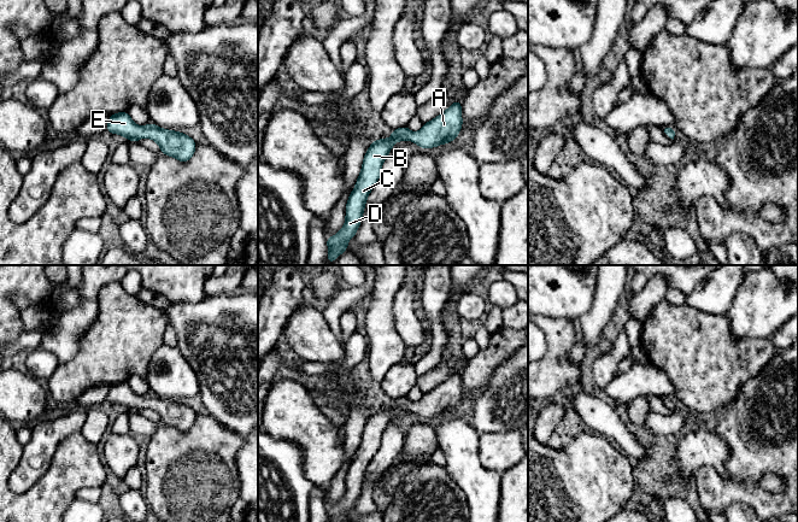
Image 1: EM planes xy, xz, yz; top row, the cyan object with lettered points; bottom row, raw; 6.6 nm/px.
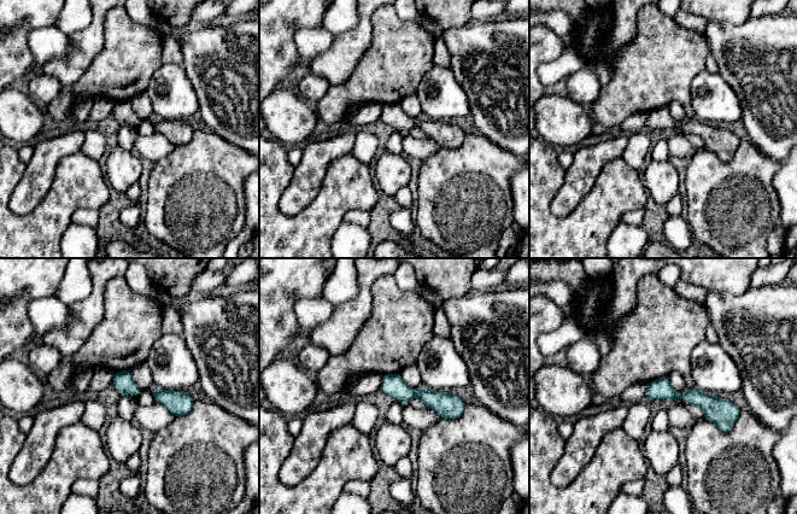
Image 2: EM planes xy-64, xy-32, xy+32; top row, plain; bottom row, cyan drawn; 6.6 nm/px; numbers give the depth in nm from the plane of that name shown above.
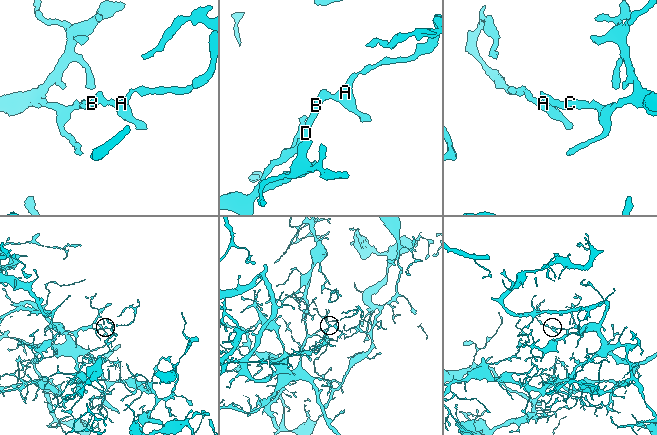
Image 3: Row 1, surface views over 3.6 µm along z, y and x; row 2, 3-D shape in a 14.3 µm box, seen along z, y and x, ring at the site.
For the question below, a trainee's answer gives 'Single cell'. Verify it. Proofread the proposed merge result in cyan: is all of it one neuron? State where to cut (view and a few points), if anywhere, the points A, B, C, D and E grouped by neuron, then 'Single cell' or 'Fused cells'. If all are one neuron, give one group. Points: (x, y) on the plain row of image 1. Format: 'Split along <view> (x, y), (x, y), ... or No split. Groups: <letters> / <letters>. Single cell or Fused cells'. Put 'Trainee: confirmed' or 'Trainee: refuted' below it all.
No split. Groups: A B C D E. Single cell
Trainee: confirmed

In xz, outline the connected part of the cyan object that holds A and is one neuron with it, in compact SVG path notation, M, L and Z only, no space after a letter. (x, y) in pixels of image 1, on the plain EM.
M457 370L444 383L423 394L422 399L415 404L404 397L392 400L391 409L372 411L365 423L360 445L346 475L345 495L335 506L327 508L328 522L348 520L347 511L357 503L366 468L377 453L381 436L397 411L411 410L422 418L433 418L453 411L460 403L462 394L462 376L460 371Z

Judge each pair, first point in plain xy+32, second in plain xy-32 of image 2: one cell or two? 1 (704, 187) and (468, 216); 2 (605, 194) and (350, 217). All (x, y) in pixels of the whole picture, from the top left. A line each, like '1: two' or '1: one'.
1: one
2: two

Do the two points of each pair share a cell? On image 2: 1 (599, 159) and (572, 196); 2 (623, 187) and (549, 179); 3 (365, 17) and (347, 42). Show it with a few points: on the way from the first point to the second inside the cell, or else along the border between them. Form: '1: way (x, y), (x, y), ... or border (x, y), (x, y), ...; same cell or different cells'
1: way (591, 168), (575, 187); same cell
2: way (596, 214), (587, 222), (555, 222), (544, 206); same cell
3: way (364, 23), (353, 36); same cell

